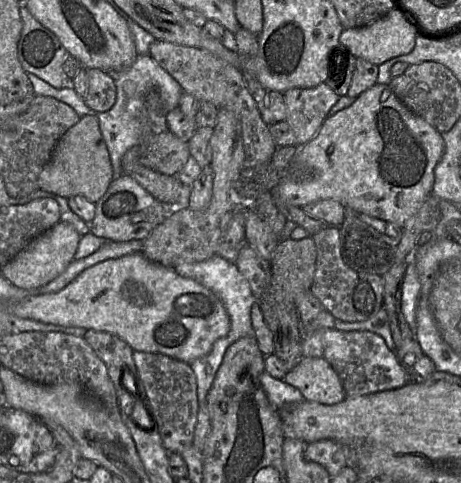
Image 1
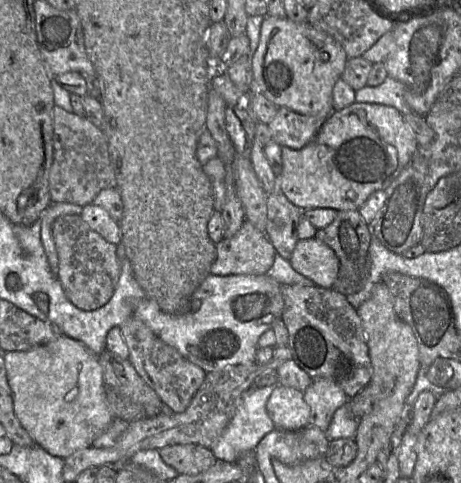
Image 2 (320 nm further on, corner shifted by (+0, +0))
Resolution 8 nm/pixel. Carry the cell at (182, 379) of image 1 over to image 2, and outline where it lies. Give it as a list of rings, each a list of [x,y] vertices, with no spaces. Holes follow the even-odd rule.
[[[133,315],[119,327],[129,350],[129,361],[140,377],[156,392],[165,406],[174,413],[184,412],[202,385],[206,372],[162,341],[143,321]]]

